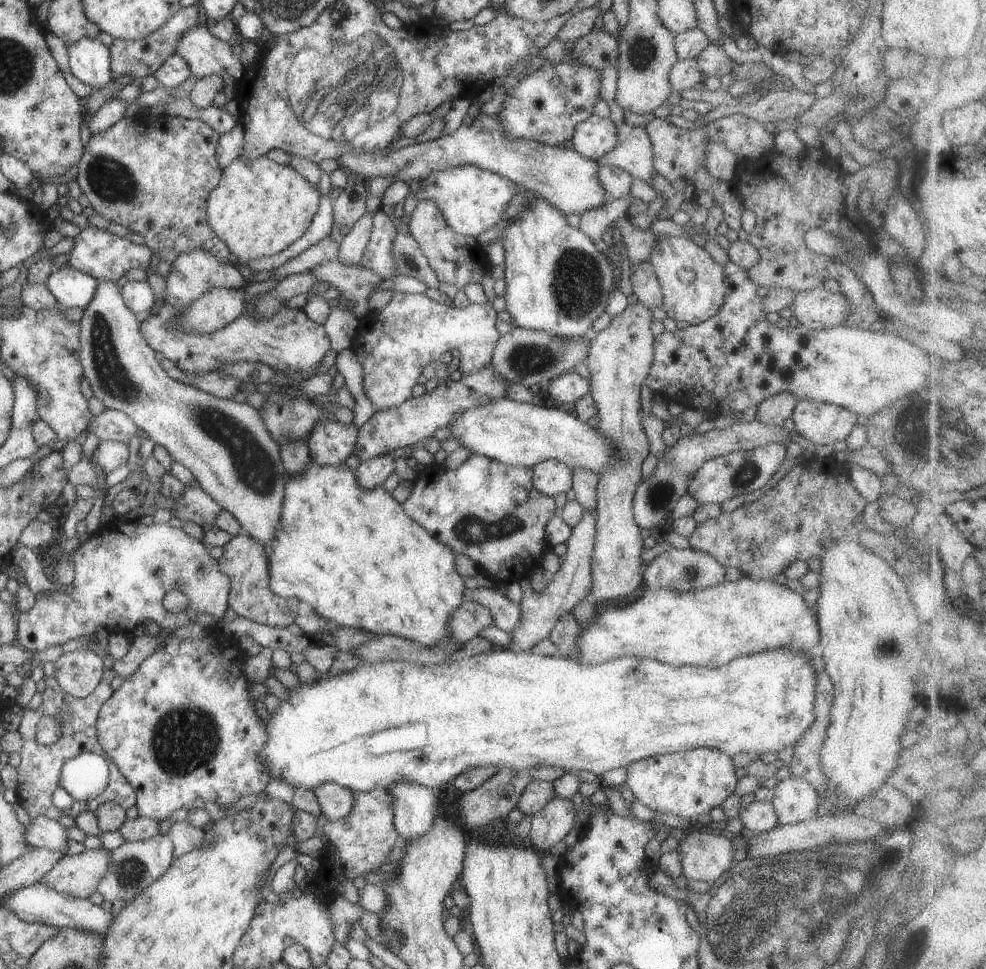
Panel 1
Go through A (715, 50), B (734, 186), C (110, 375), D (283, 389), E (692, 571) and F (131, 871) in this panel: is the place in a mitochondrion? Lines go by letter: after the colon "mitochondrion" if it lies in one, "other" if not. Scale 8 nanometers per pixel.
A: other
B: other
C: mitochondrion
D: other
E: mitochondrion
F: mitochondrion

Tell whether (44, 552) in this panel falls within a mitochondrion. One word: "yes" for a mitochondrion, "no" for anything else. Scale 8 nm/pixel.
no

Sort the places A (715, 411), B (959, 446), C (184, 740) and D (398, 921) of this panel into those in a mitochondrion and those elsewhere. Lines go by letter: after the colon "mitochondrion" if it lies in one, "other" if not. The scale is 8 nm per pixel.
A: other
B: mitochondrion
C: mitochondrion
D: mitochondrion

